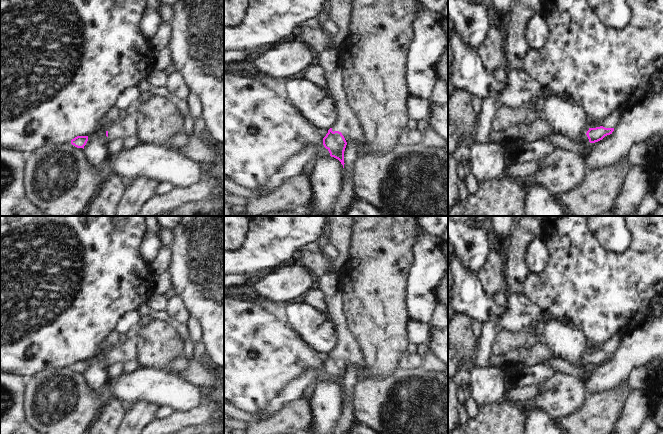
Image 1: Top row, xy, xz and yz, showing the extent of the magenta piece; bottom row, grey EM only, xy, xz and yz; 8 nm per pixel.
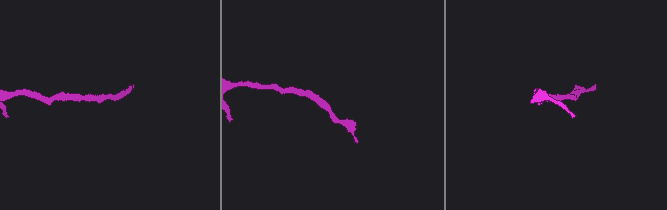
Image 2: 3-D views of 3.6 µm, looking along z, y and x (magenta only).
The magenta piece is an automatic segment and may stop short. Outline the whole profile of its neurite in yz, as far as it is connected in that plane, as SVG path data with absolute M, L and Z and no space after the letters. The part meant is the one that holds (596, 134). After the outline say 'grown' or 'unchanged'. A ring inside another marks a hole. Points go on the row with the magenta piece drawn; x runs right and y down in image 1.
M603 126L596 128L585 127L582 132L582 139L586 142L595 143L612 134L613 131L614 128L605 128Z; grown

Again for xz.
M322 11L316 19L319 24L319 30L325 34L327 40L327 47L318 53L319 60L316 65L323 71L338 114L335 125L328 130L328 133L323 138L323 145L329 151L330 156L338 159L344 168L346 140L354 139L363 146L365 144L365 135L361 123L348 104L344 89L343 71L338 66L338 55L334 48L334 36L323 28L326 20L325 12Z; grown

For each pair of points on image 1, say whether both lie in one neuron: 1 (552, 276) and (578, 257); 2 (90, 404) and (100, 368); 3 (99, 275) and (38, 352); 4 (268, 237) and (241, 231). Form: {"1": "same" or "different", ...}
{"1": "same", "2": "different", "3": "same", "4": "different"}

